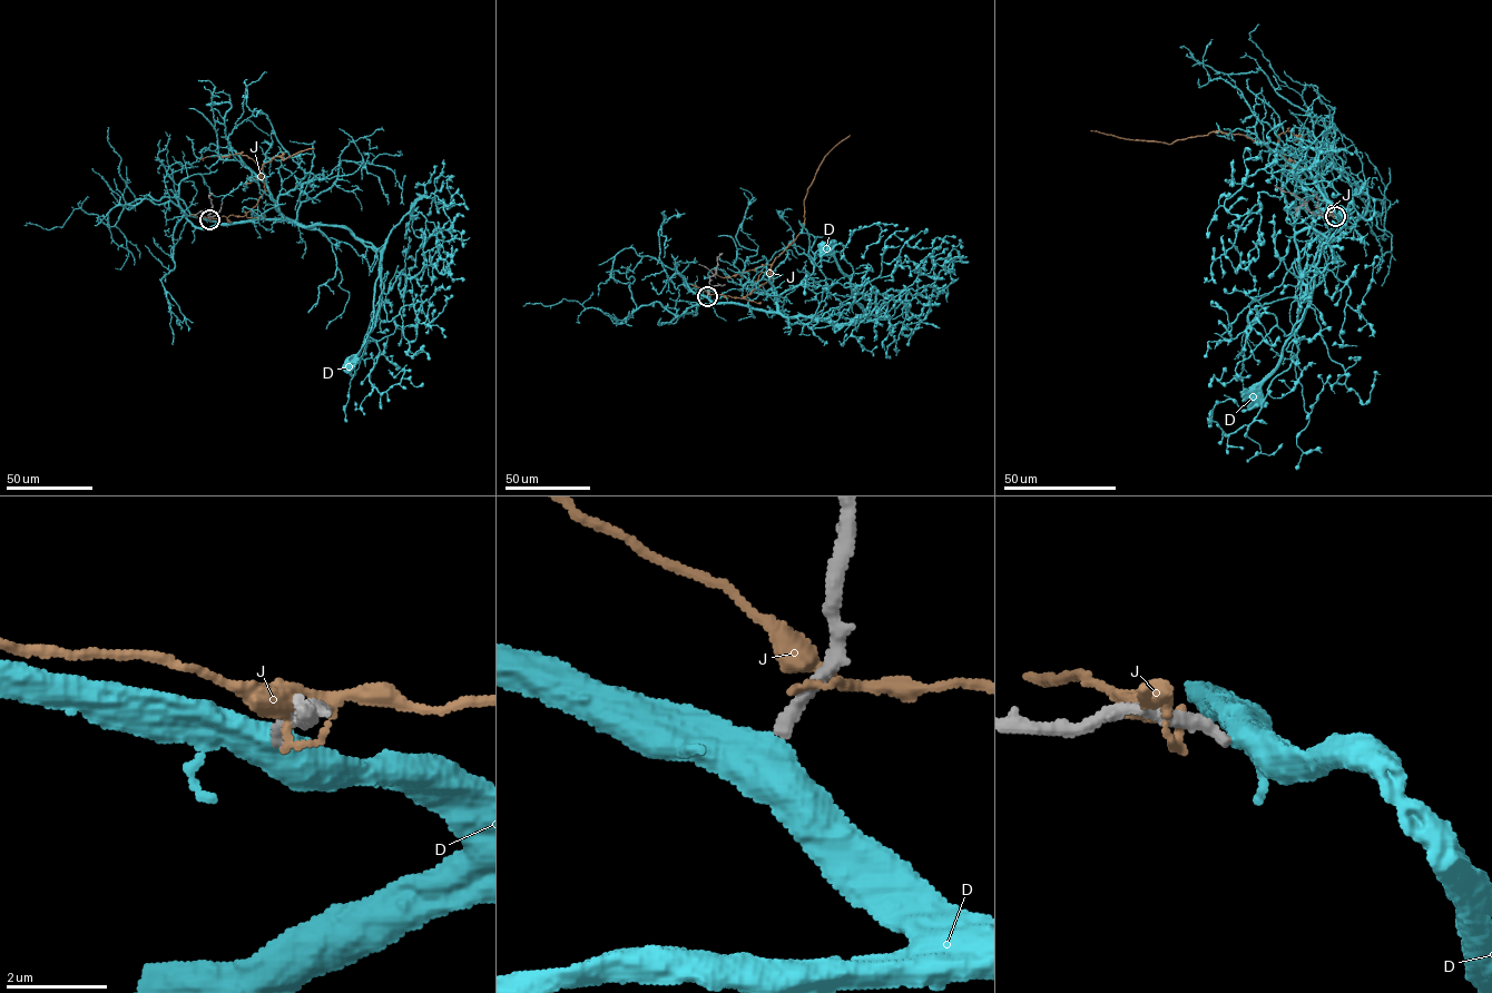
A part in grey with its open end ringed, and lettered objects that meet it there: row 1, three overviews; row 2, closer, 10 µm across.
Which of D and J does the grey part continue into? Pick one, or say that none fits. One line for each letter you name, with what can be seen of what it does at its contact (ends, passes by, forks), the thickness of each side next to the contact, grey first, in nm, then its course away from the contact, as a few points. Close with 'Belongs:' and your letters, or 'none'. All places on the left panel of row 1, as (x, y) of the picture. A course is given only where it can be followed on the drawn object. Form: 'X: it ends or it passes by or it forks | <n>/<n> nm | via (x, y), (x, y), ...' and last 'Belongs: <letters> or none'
D: it ends | 260/700 nm | via (209, 219), (219, 223), (287, 219), (305, 226), (339, 226), (378, 249), (372, 325), (359, 353), (347, 366)
Belongs: D

